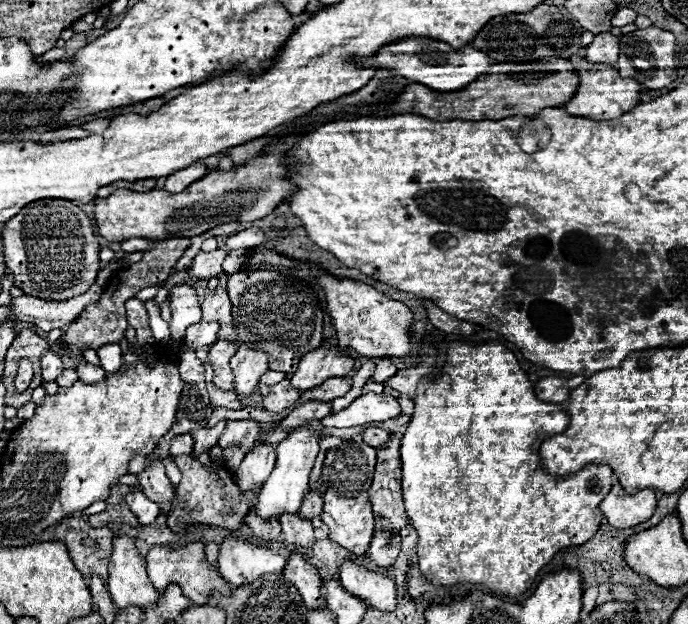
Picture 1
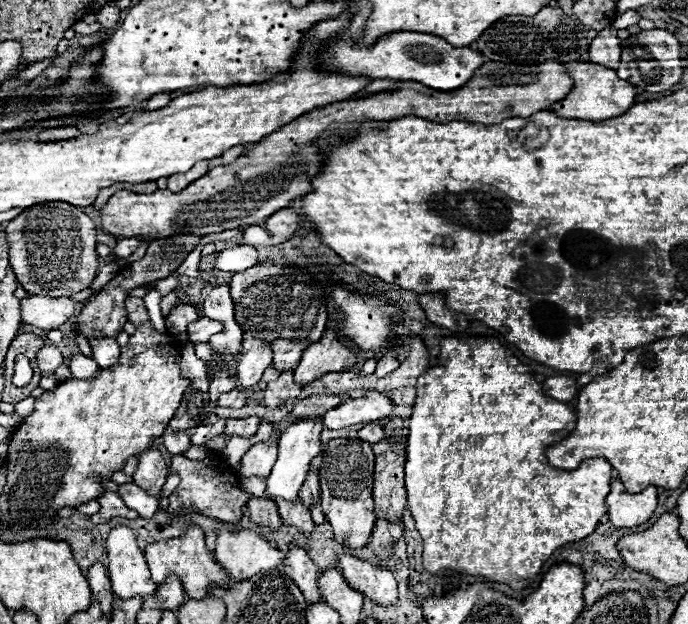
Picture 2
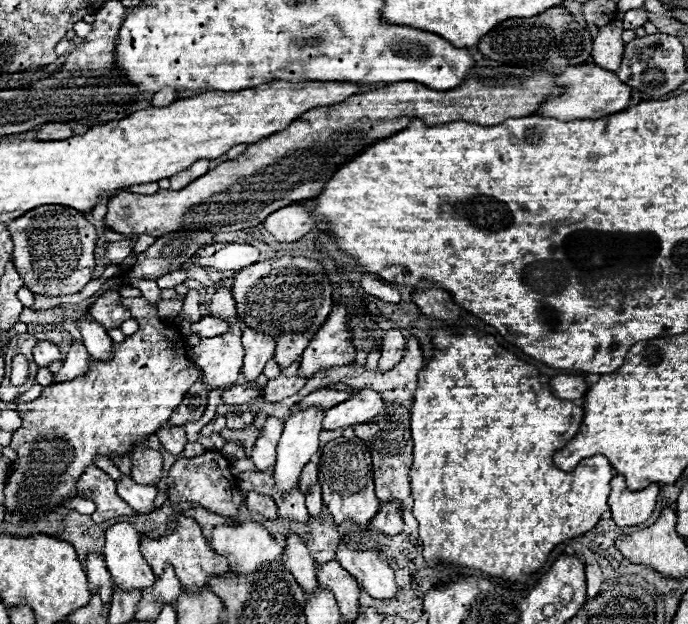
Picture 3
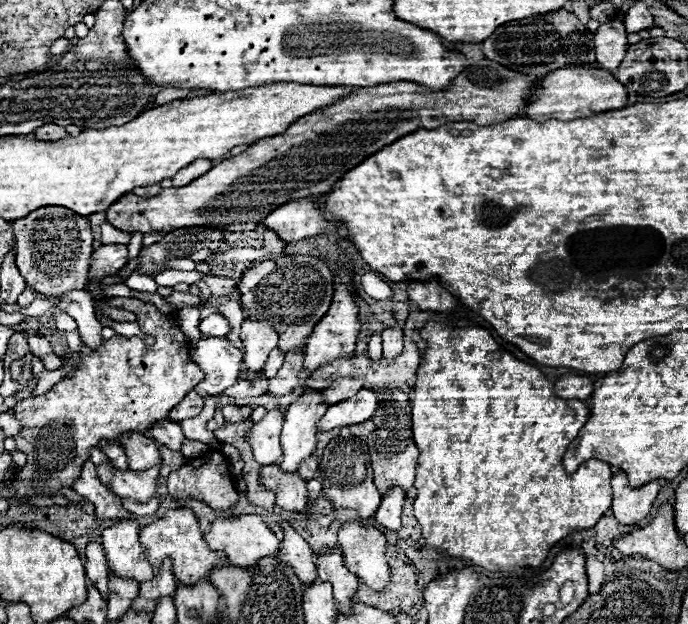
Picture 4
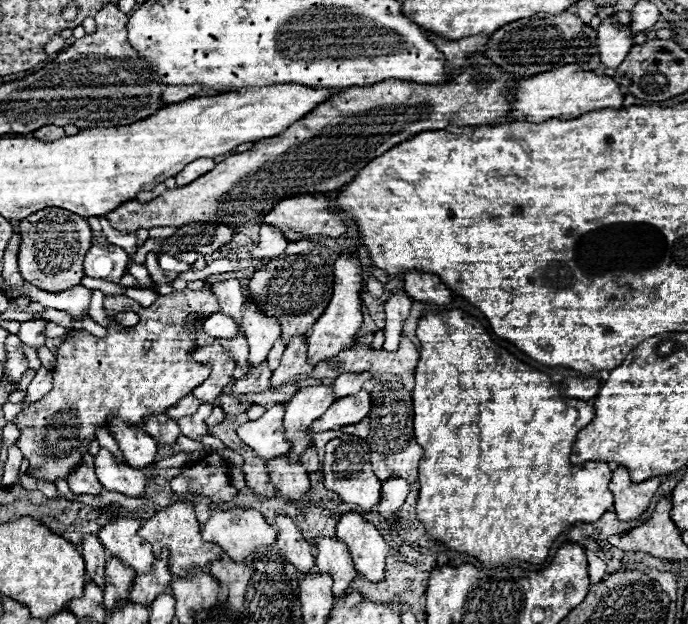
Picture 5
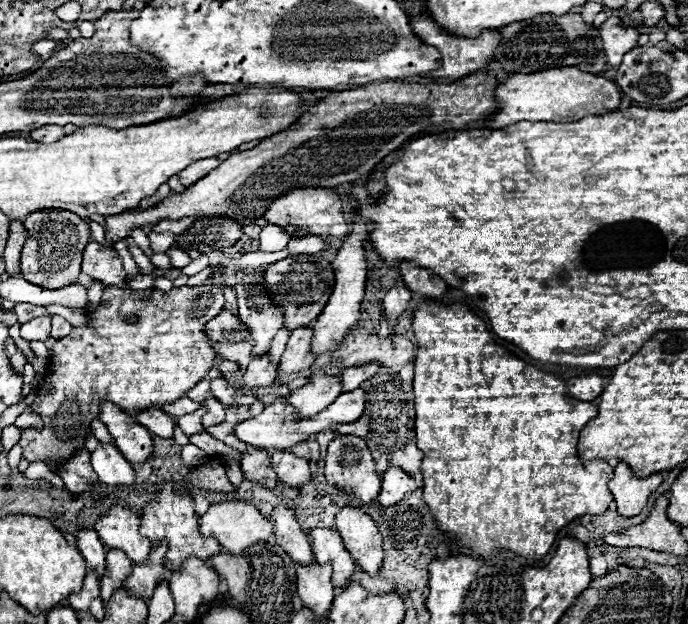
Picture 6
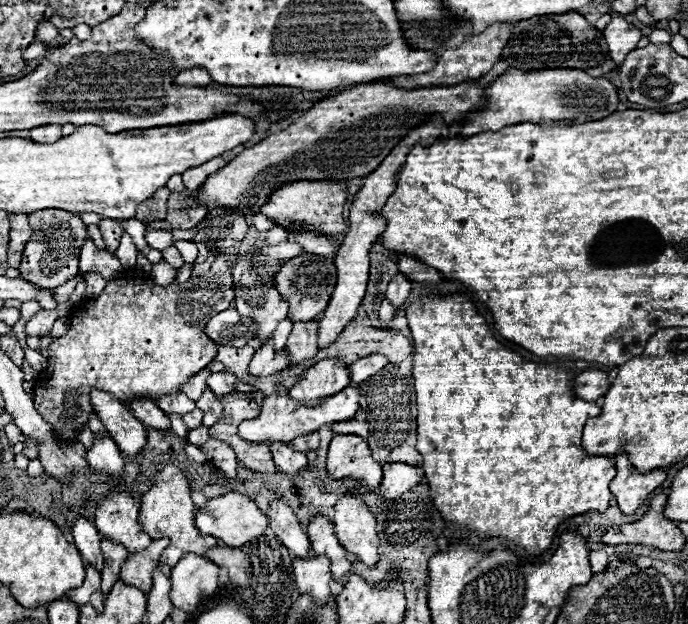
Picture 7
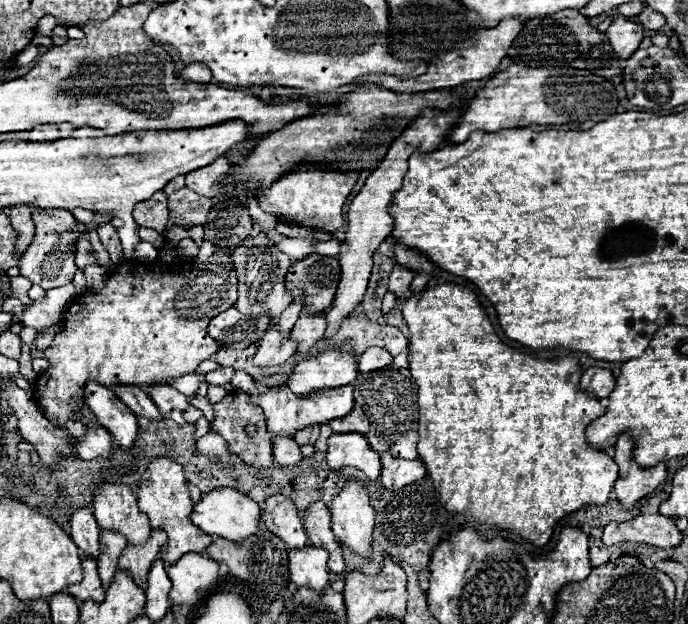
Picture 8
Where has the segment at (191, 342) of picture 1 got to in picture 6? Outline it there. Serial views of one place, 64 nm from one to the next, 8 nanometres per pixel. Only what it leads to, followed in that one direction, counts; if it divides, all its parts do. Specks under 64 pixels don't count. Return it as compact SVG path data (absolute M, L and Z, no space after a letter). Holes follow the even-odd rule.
M222 310L206 324L204 332L212 342L238 342L242 330L246 330L246 326L240 322L240 319L232 312Z

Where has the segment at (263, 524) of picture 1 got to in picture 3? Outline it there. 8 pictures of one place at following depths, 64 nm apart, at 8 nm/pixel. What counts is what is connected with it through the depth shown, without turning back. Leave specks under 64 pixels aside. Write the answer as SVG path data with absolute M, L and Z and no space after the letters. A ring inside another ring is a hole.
M248 492L246 494L246 506L250 508L250 512L254 512L260 518L268 518L268 520L276 520L276 504L272 496L264 496L258 492Z

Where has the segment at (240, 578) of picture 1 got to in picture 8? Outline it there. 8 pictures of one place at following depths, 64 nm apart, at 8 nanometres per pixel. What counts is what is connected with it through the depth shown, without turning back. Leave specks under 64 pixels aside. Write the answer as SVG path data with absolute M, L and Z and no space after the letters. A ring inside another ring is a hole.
M214 488L202 496L200 502L194 504L190 520L206 534L220 536L232 542L242 542L258 530L260 524L260 506L250 500L246 494L232 488Z

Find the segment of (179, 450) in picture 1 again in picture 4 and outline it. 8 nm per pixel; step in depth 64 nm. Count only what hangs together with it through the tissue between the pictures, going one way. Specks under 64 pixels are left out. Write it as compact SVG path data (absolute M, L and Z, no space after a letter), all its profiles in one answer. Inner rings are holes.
M160 420L158 424L154 424L154 426L148 430L148 434L150 434L156 442L164 444L164 446L170 448L170 450L180 450L182 440L184 440L184 434L182 434L180 424L170 422L170 420Z

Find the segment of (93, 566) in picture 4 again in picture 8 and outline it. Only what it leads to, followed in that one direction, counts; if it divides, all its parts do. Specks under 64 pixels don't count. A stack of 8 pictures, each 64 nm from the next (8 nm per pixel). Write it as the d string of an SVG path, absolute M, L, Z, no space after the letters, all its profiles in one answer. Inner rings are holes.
M78 508L70 516L70 536L84 554L98 558L100 528L98 528L98 522L94 518L92 508Z

